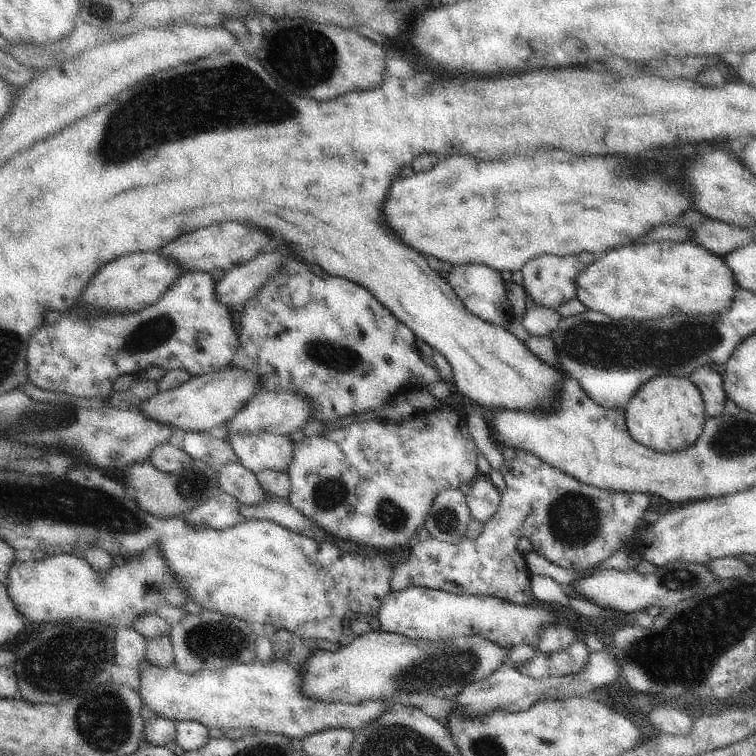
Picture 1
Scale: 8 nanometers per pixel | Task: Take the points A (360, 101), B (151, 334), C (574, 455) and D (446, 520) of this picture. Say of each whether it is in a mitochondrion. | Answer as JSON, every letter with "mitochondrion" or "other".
{"A":"other","B":"mitochondrion","C":"other","D":"mitochondrion"}

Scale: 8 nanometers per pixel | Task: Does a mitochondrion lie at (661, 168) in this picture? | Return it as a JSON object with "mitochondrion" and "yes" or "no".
{"mitochondrion":"yes"}

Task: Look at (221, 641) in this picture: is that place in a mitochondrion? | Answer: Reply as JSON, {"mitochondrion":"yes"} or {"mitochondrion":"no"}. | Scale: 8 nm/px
{"mitochondrion":"yes"}

